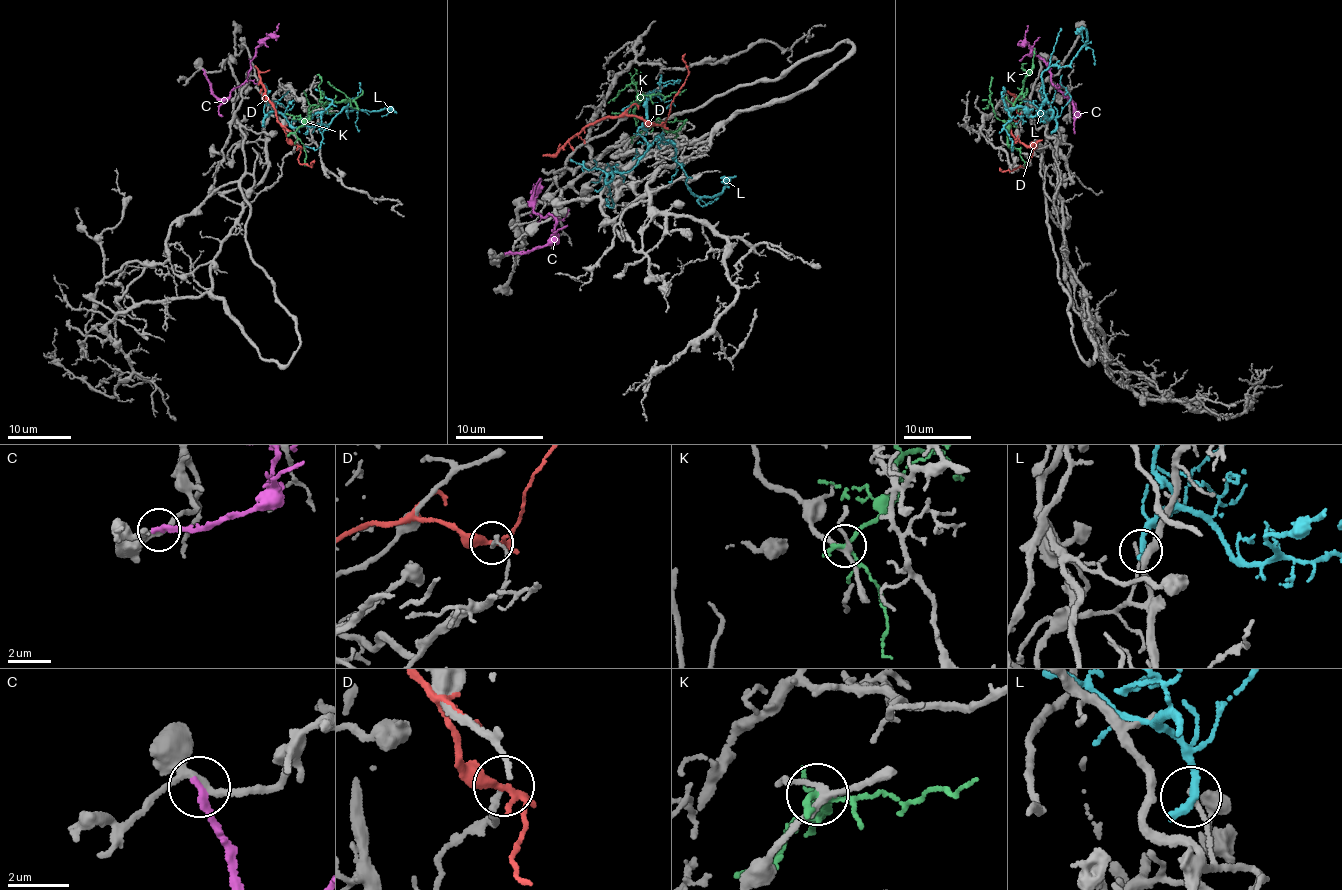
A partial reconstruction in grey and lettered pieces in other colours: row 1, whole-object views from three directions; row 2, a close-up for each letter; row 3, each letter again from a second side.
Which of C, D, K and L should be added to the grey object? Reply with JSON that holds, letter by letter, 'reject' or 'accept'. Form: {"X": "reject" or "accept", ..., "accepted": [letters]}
{"C": "reject", "D": "reject", "K": "reject", "L": "reject", "accepted": []}

